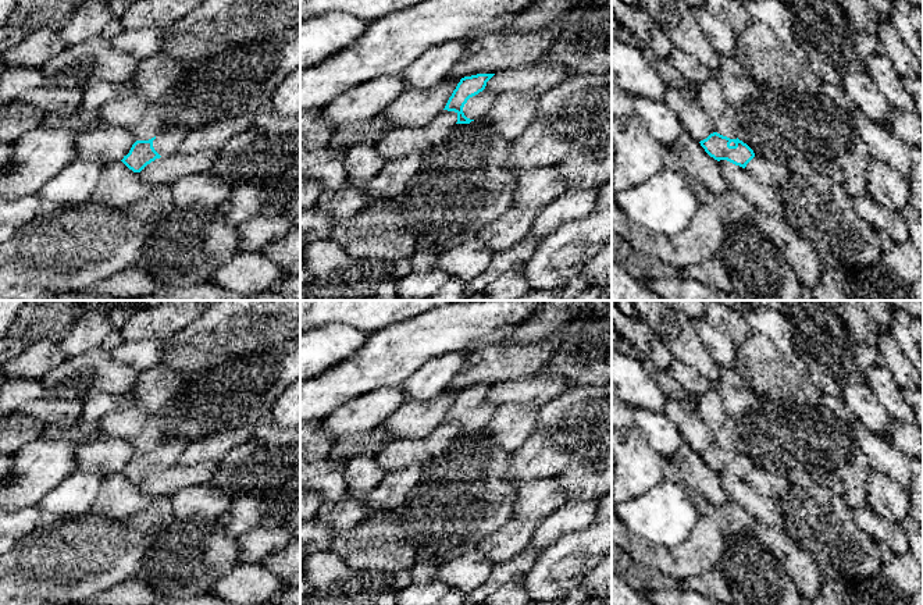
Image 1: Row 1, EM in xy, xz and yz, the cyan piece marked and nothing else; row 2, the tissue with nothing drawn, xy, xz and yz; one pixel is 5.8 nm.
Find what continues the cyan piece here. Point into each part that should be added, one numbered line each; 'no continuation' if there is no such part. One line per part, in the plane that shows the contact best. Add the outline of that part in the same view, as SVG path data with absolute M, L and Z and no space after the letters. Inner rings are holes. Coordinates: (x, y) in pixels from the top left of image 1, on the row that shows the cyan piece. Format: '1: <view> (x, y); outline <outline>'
1: xz (477, 107); outline M482 90L478 95L470 97L463 107L464 115L470 120L482 120L491 110L491 106L498 99L498 96L498 93Z

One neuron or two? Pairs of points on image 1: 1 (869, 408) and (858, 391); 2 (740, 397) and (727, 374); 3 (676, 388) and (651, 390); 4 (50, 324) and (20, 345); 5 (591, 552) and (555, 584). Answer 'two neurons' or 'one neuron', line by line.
1: one neuron
2: one neuron
3: two neurons
4: two neurons
5: one neuron

